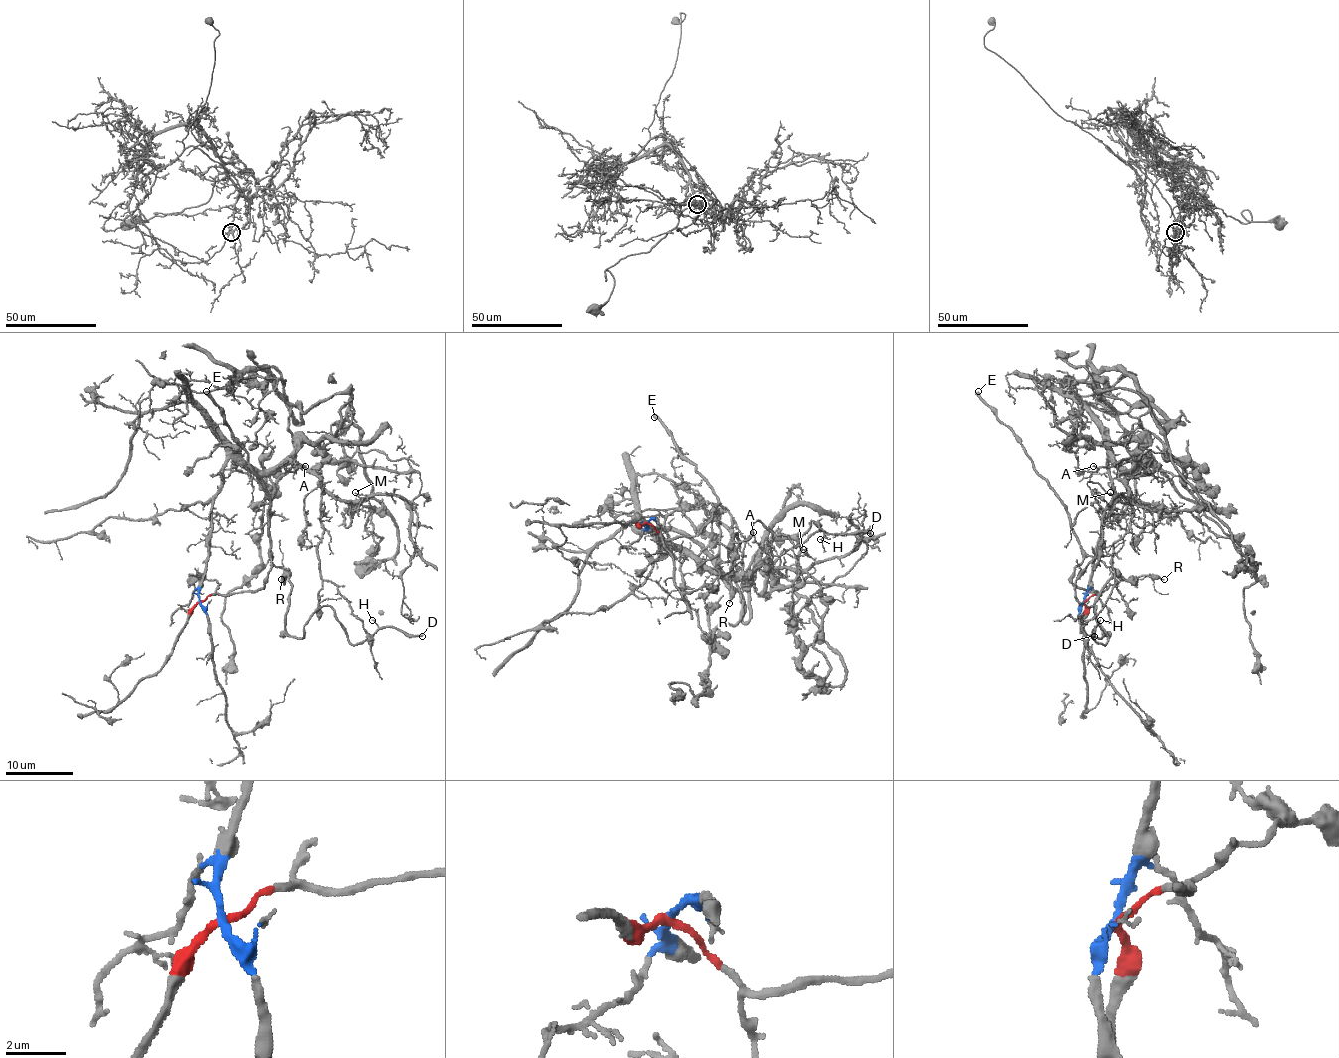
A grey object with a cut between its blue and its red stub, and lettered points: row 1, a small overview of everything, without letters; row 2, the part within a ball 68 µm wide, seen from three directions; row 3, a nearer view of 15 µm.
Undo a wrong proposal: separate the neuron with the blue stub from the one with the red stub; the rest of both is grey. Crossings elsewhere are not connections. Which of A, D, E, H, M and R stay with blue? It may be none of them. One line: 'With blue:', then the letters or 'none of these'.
With blue: A, M

